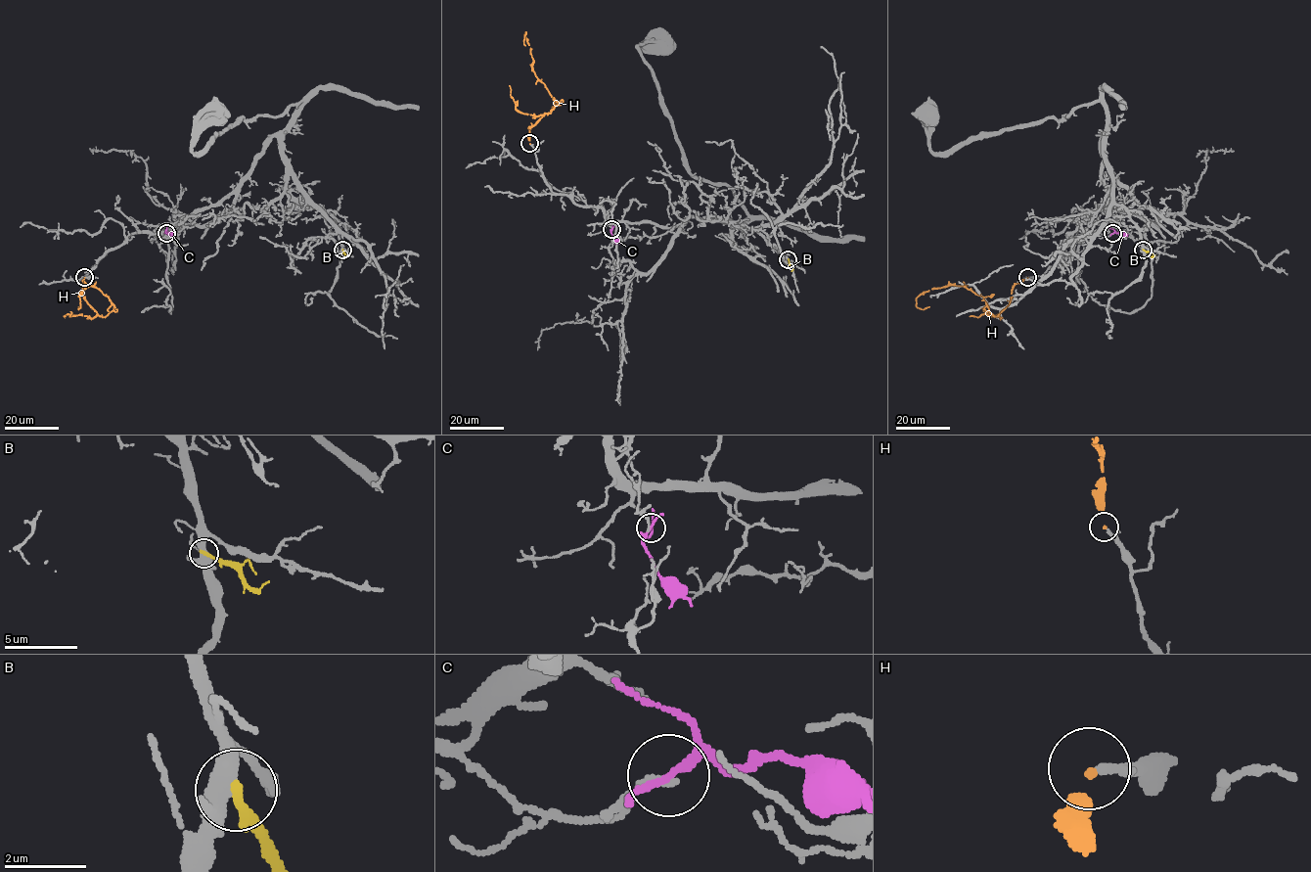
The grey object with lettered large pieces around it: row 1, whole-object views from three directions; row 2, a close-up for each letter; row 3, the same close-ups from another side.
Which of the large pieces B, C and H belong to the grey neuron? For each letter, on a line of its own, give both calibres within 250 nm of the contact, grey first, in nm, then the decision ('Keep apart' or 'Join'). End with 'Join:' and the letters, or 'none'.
B: Thickness 440 nm (grey) against 240 nm. Keep apart
C: Thickness 170 nm (grey) against 190 nm. Keep apart
H: Thickness 200 nm (grey) against 130 nm. Keep apart
Join: none

